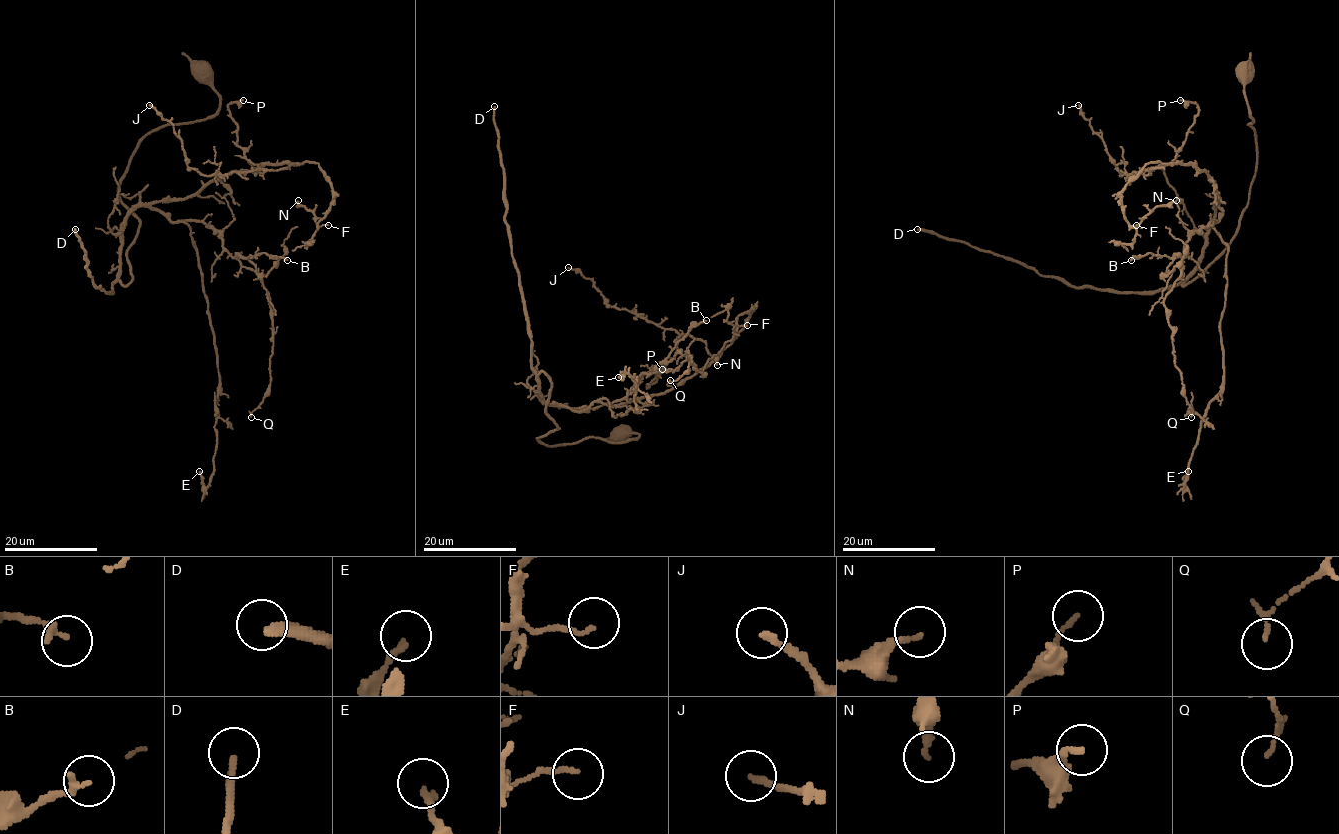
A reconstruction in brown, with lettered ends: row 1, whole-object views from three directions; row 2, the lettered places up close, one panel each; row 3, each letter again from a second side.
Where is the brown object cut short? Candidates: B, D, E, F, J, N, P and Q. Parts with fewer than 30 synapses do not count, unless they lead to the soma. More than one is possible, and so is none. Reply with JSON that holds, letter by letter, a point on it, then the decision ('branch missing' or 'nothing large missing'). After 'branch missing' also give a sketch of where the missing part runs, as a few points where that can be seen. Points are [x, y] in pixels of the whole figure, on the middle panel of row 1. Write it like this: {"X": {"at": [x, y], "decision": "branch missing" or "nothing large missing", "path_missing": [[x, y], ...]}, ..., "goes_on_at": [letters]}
{"B": {"at": [706, 320], "decision": "nothing large missing"}, "D": {"at": [494, 106], "decision": "branch missing"}, "E": {"at": [618, 377], "decision": "nothing large missing"}, "F": {"at": [747, 325], "decision": "nothing large missing"}, "J": {"at": [568, 267], "decision": "nothing large missing"}, "N": {"at": [717, 365], "decision": "nothing large missing"}, "P": {"at": [662, 369], "decision": "nothing large missing"}, "Q": {"at": [670, 380], "decision": "nothing large missing"}, "goes_on_at": ["D"]}

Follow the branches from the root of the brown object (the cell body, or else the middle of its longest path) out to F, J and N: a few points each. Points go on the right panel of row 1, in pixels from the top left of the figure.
F: (1248, 73), (1256, 170), (1229, 245), (1183, 285), (1219, 203), (1192, 164), (1149, 162), (1126, 184), (1136, 225)
J: (1248, 73), (1248, 204), (1229, 245), (1185, 285), (1215, 185), (1181, 163), (1121, 176), (1078, 105)
N: (1248, 73), (1248, 204), (1185, 285), (1215, 185), (1192, 164), (1149, 162), (1121, 193), (1133, 226), (1176, 200)

